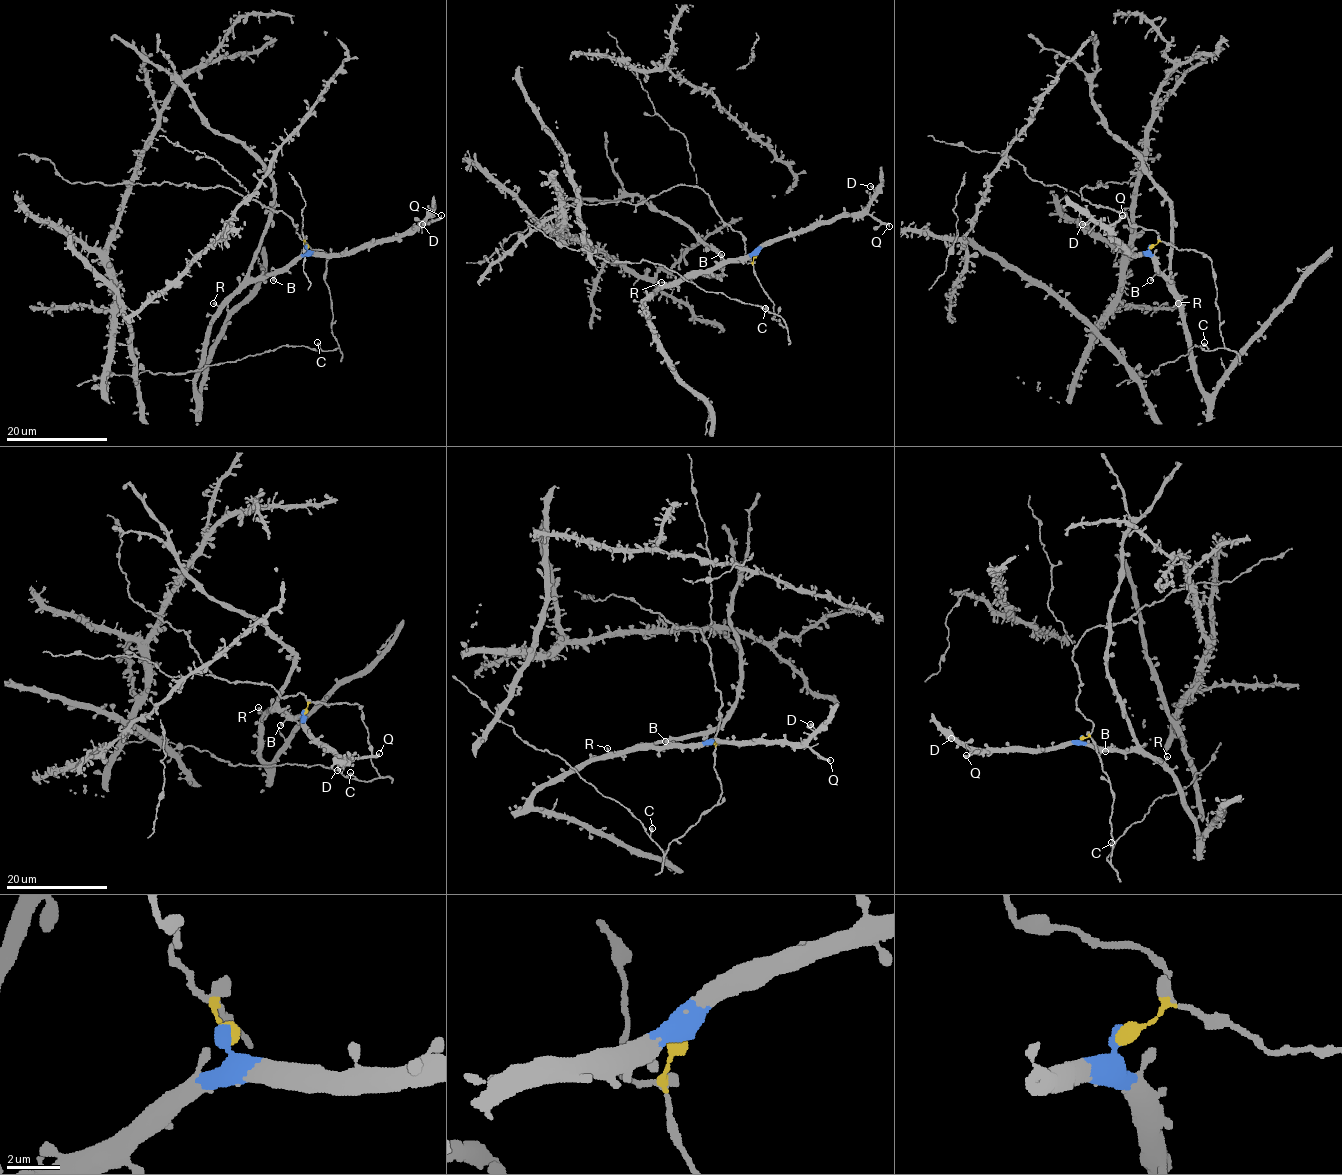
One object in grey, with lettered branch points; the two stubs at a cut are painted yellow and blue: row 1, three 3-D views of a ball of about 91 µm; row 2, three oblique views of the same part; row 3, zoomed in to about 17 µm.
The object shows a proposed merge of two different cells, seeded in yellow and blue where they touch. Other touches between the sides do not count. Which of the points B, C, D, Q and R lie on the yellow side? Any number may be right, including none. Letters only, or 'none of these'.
C

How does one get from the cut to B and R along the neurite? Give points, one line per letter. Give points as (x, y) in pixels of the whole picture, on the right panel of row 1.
B: (1150, 246), (1155, 274), (1150, 280)
R: (1150, 246), (1149, 251), (1155, 265), (1166, 276), (1168, 287), (1178, 303)

